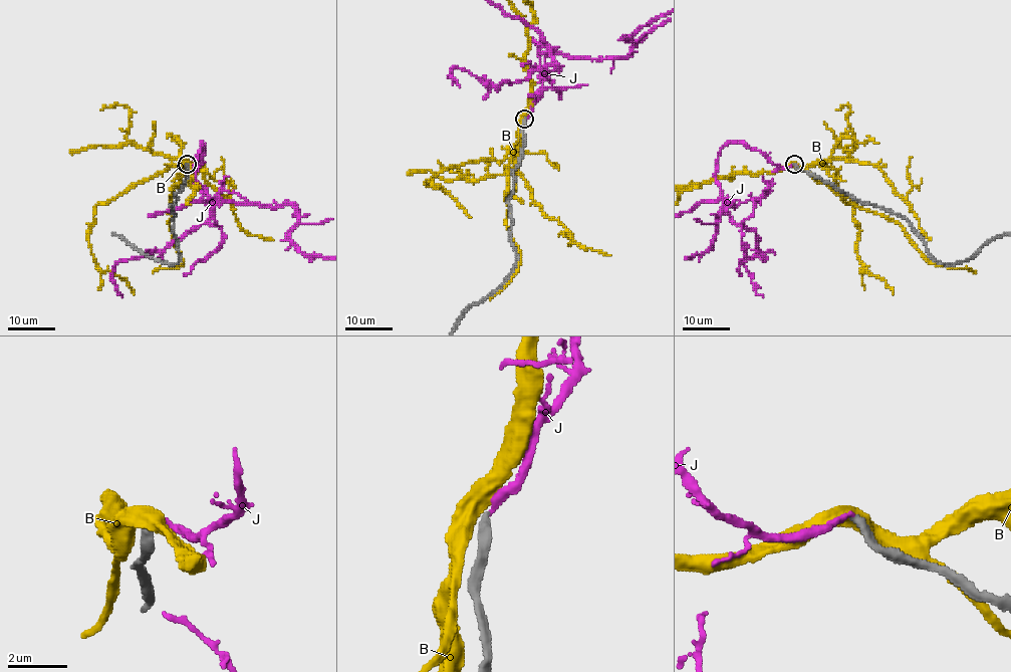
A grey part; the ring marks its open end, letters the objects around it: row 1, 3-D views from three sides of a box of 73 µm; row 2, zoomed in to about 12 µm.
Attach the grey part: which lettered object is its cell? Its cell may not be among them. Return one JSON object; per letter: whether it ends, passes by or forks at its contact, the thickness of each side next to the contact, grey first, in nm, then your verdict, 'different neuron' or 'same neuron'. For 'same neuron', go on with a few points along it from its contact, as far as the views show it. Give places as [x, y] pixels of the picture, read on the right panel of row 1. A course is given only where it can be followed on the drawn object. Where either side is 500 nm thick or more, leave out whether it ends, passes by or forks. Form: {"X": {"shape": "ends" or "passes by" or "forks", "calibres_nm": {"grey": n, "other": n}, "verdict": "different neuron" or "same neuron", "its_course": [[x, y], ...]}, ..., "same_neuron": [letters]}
{"B": {"calibres_nm": {"grey": 320, "other": 600}, "verdict": "different neuron"}, "J": {"shape": "ends", "calibres_nm": {"grey": 280, "other": 200}, "verdict": "same neuron"}, "same_neuron": ["J"]}

